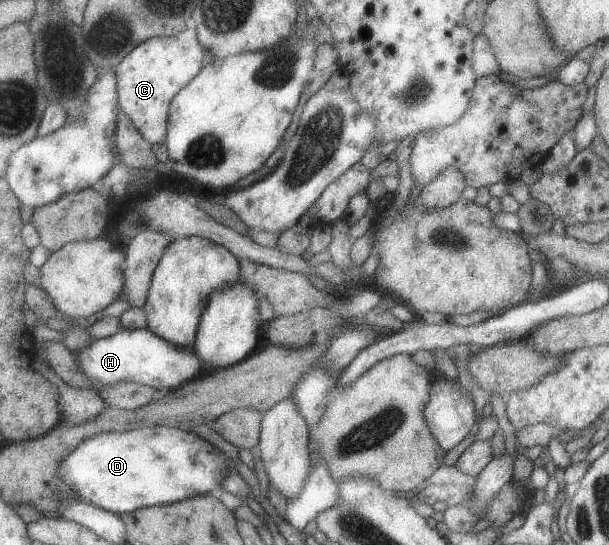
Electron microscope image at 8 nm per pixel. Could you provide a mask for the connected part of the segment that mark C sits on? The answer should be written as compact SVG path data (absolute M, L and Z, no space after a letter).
M191 23L178 35L146 40L136 51L131 51L119 66L113 67L119 79L121 109L129 115L141 135L153 146L166 143L173 99L204 70L207 63L203 57L205 49L199 43L195 25Z

